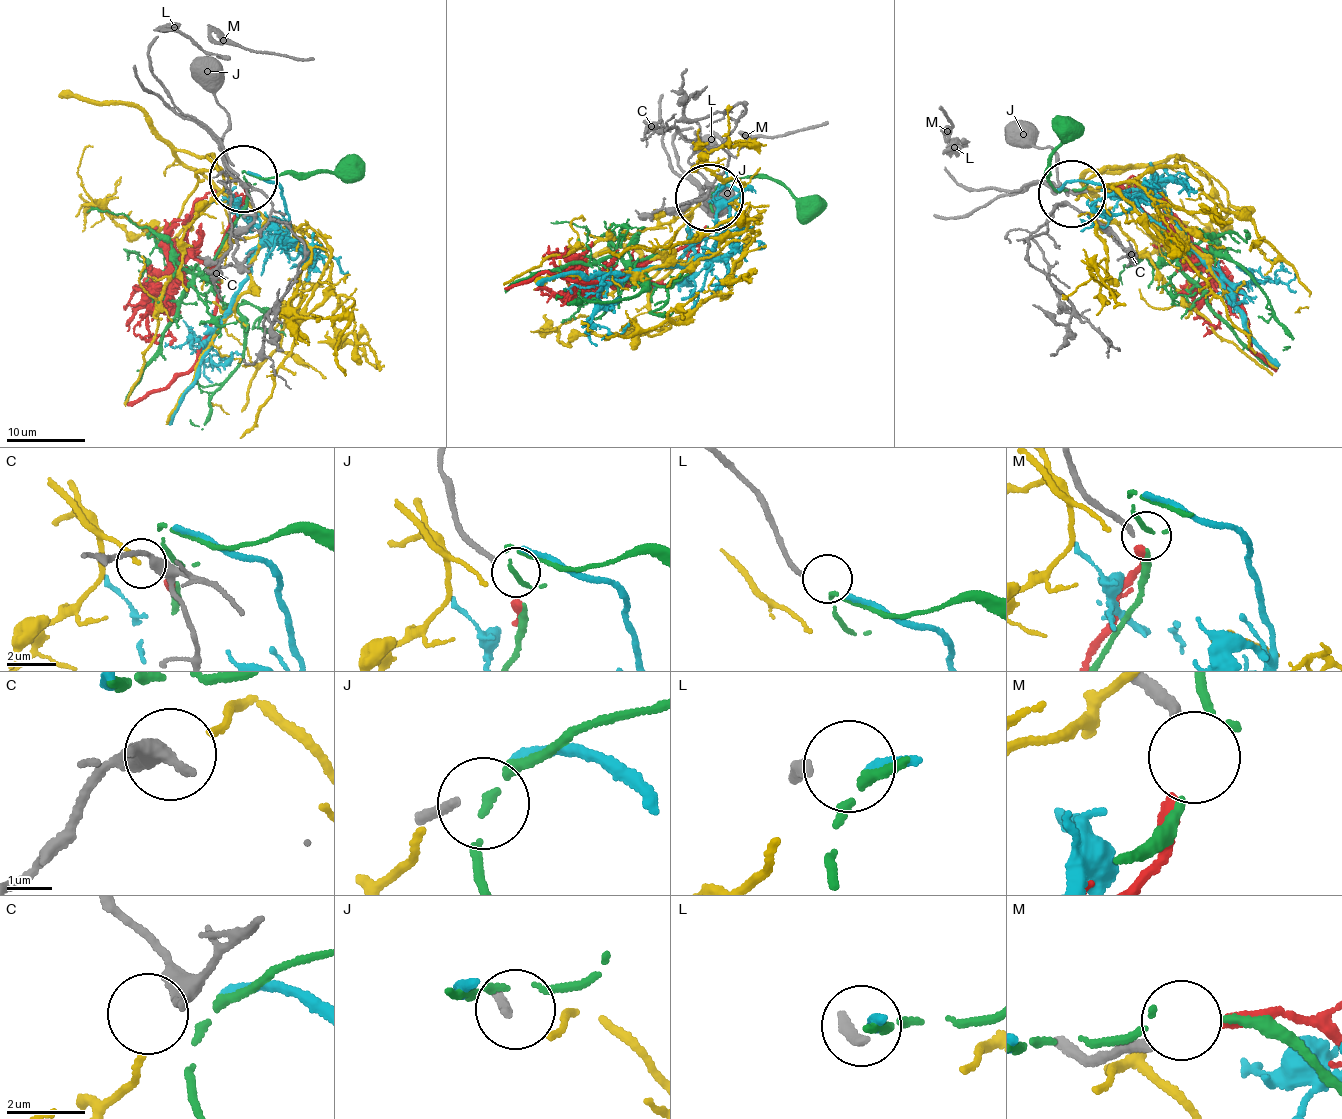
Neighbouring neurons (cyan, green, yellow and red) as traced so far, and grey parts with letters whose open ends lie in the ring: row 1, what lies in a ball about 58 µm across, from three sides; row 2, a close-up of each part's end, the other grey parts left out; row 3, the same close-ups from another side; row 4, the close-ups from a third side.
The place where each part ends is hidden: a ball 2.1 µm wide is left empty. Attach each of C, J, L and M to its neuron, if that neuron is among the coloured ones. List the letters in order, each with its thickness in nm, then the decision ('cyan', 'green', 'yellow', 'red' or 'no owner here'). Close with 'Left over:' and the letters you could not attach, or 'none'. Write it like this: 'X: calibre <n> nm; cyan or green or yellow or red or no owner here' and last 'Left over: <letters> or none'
C: calibre 320 nm; yellow
J: calibre 200 nm; no owner here
L: calibre 240 nm; cyan
M: calibre 240 nm; red
Left over: J

